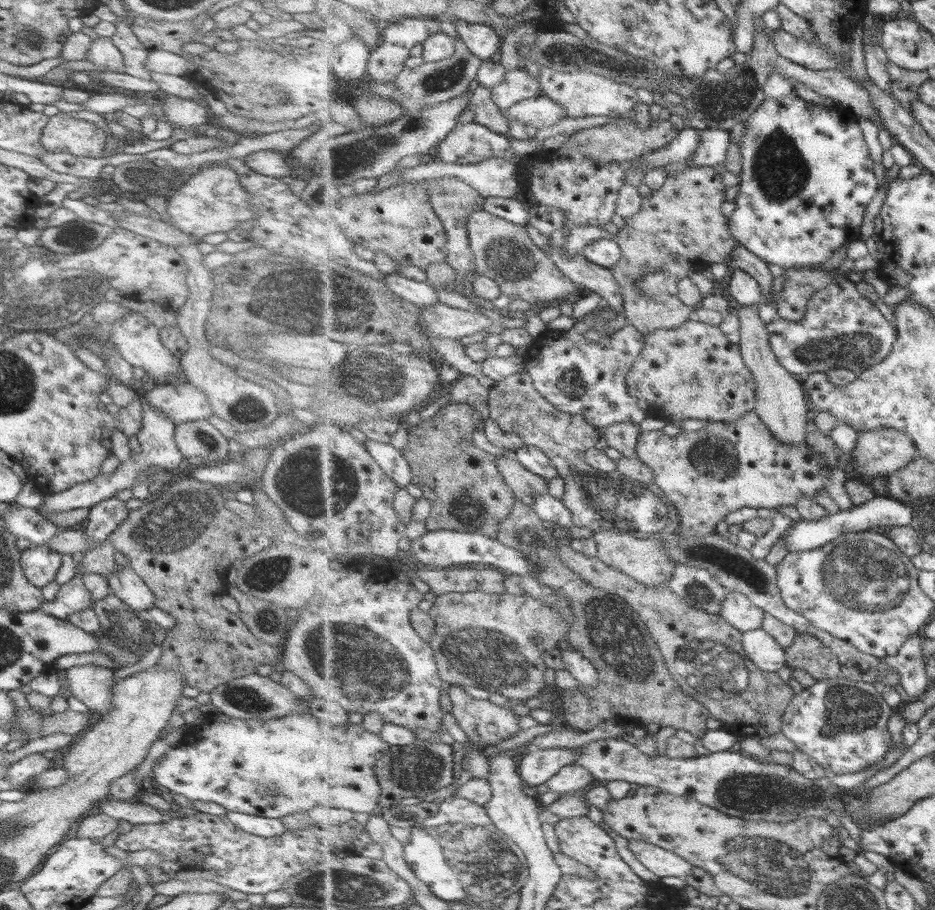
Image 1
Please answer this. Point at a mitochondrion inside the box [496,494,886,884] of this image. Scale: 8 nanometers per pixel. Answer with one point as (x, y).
(613, 634)

